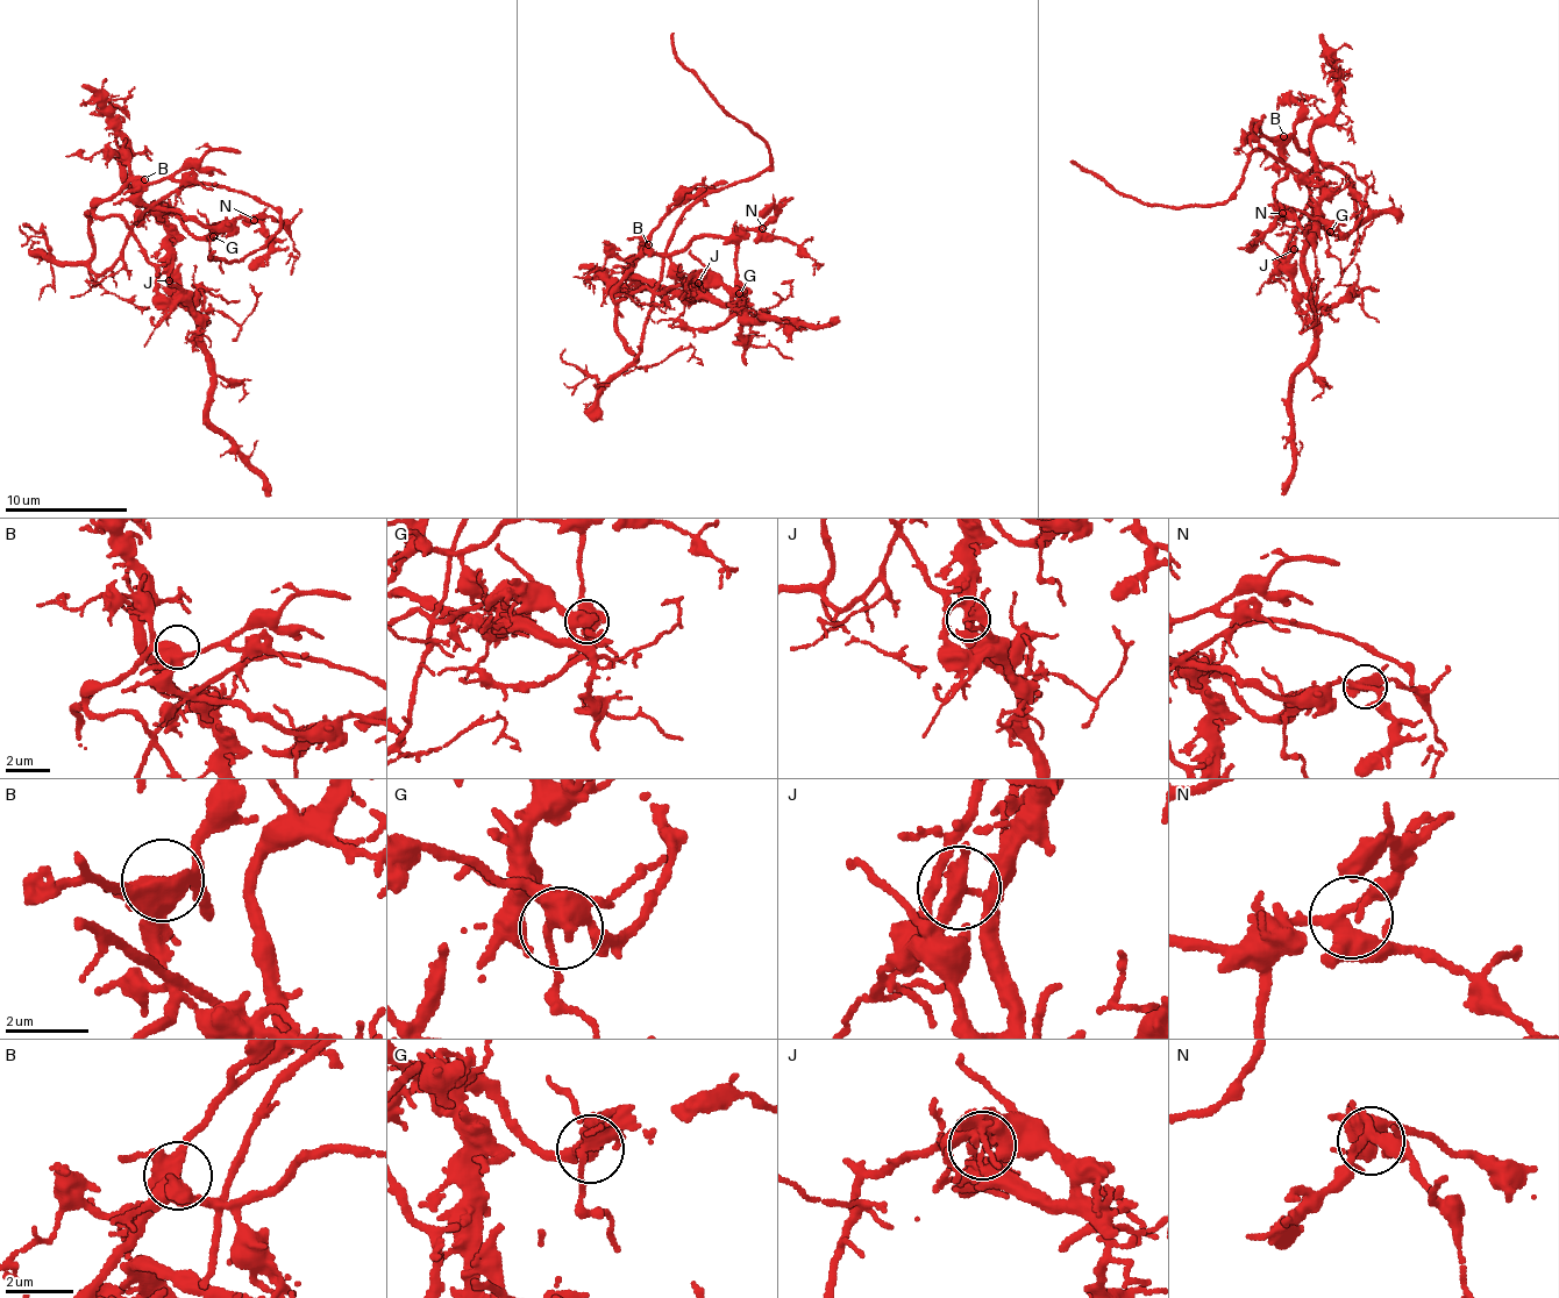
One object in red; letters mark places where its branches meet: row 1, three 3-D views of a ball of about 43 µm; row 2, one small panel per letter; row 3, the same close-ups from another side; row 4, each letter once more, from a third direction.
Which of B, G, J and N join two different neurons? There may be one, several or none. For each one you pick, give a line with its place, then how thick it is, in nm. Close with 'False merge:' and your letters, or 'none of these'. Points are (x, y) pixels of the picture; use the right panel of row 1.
J: place (1294, 249); calibre 280 nm
False merge: J

